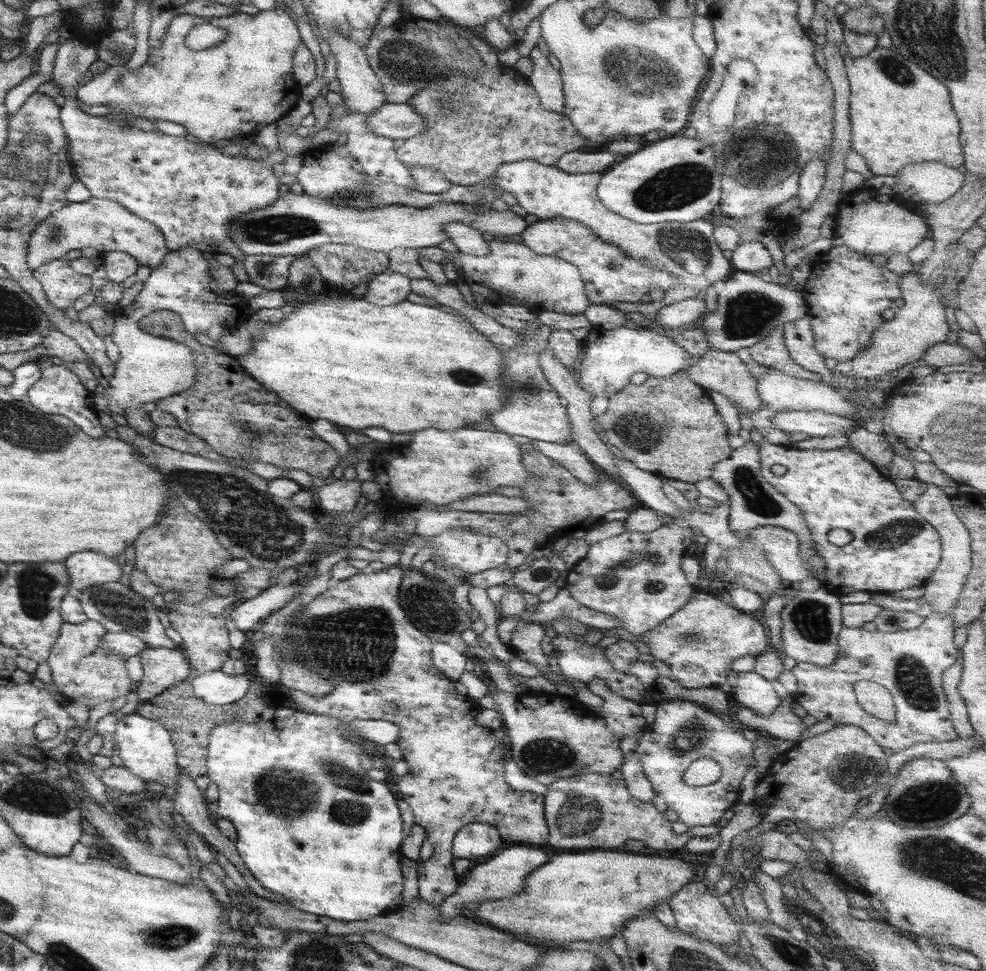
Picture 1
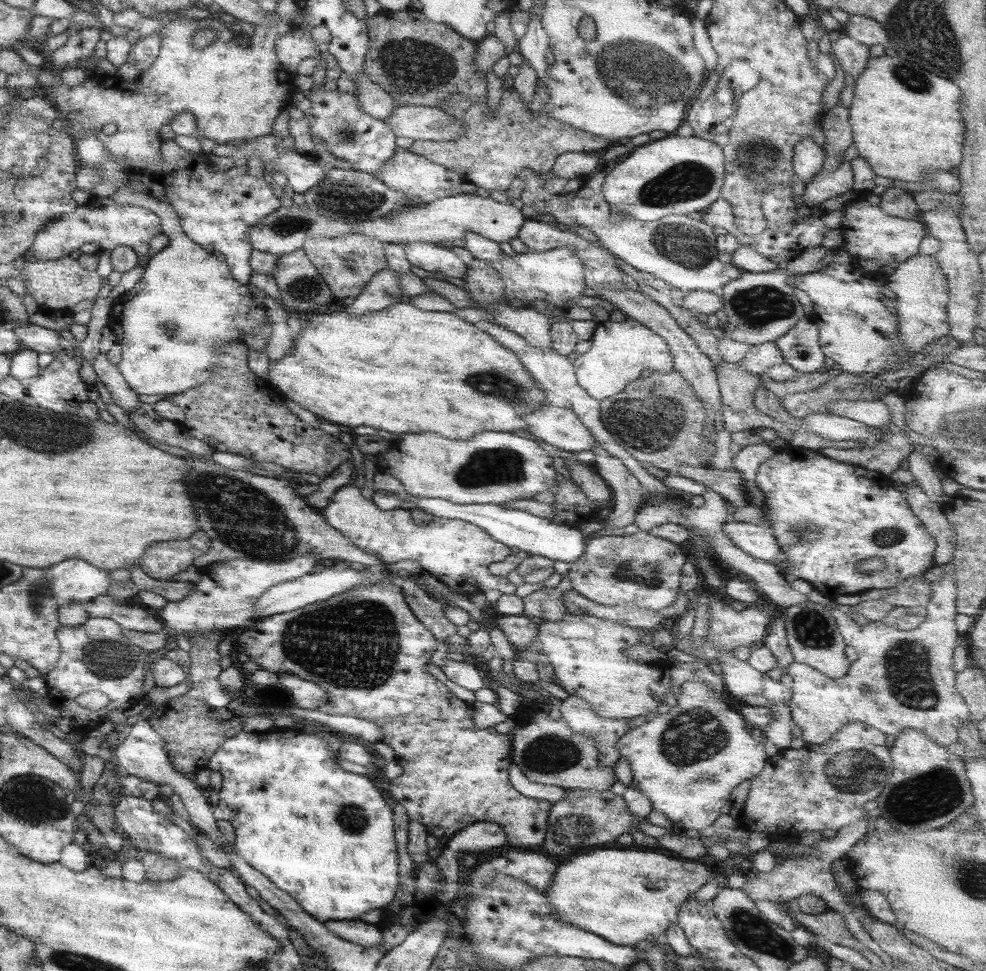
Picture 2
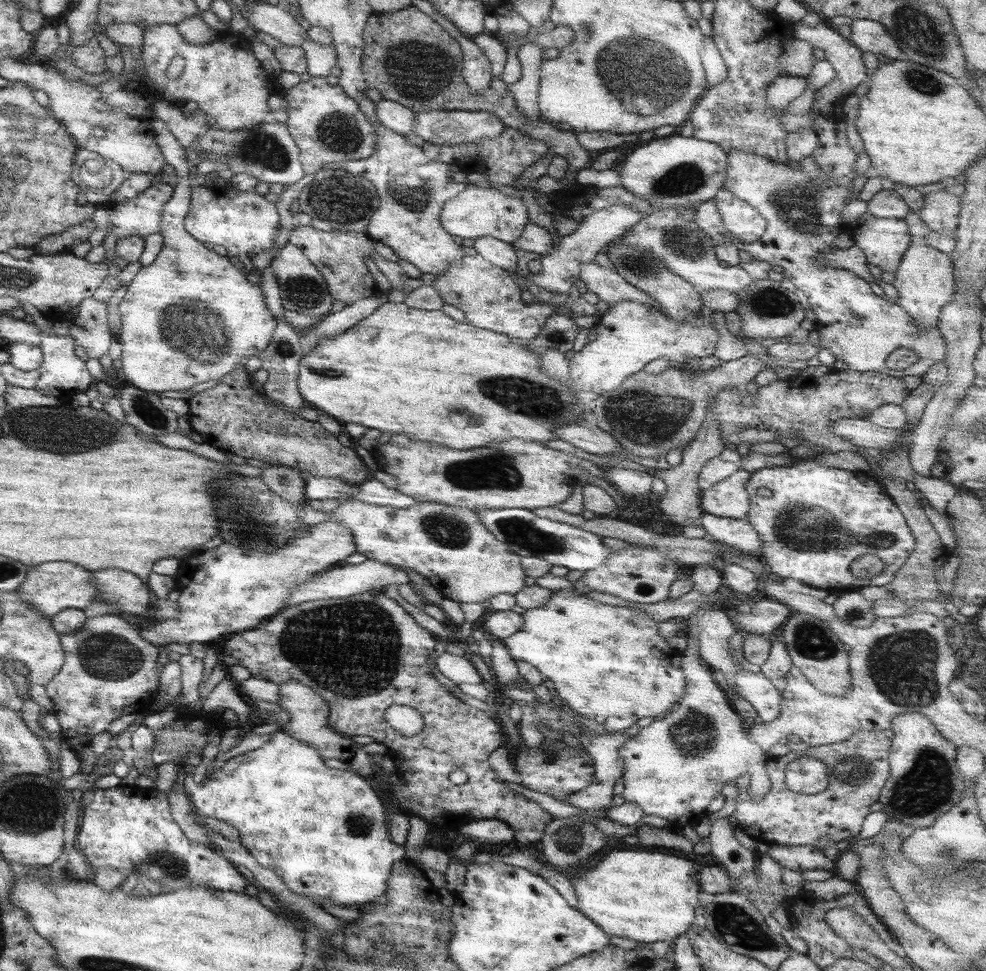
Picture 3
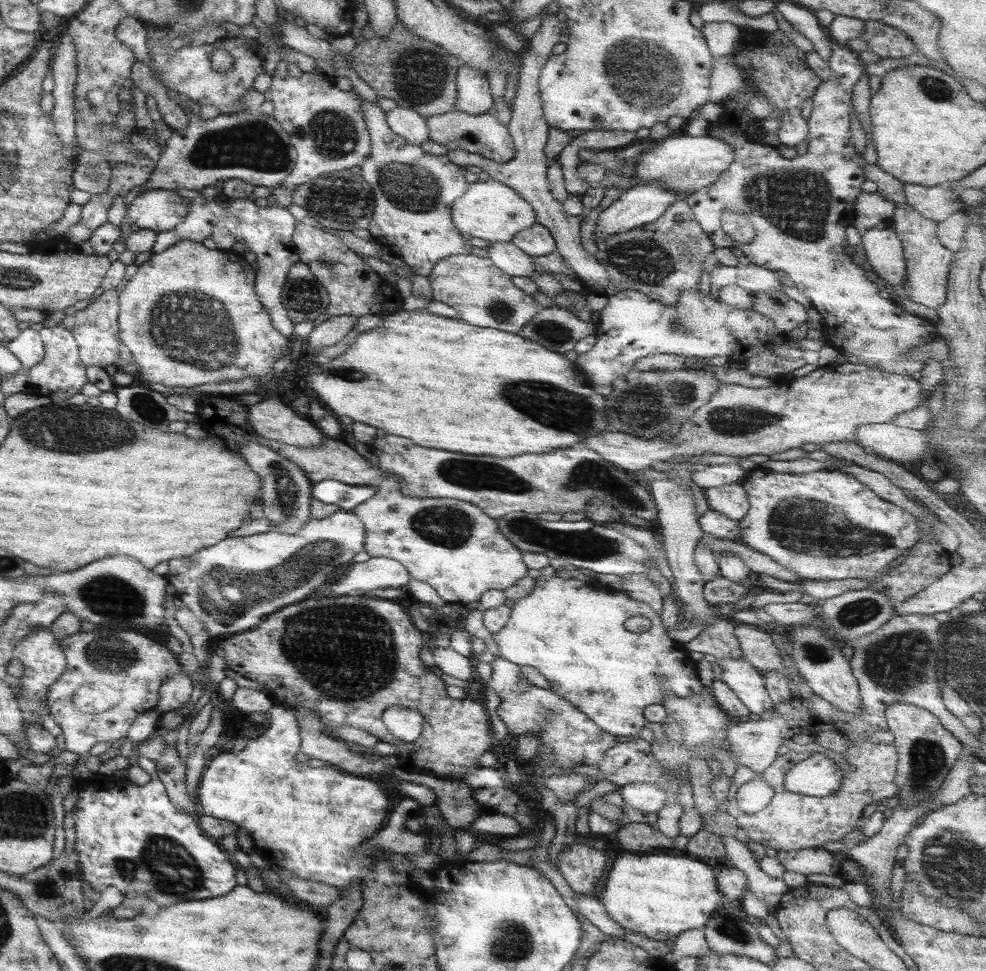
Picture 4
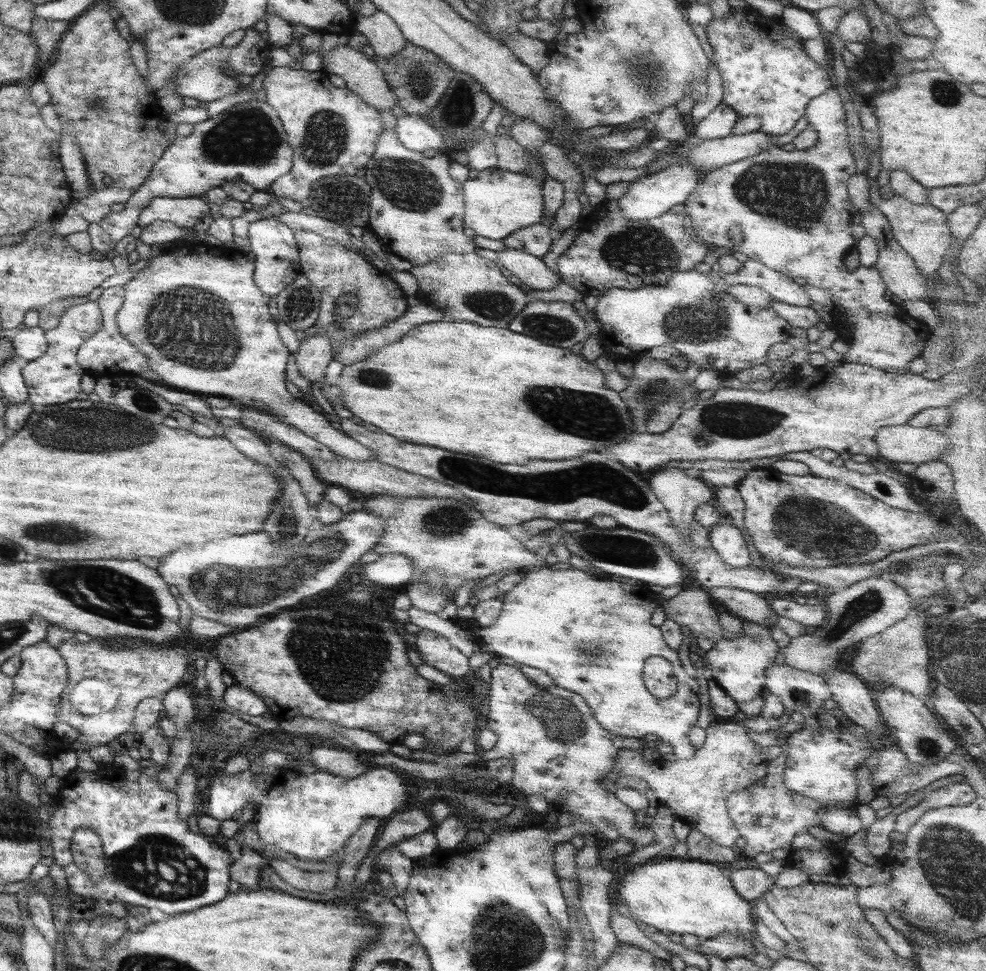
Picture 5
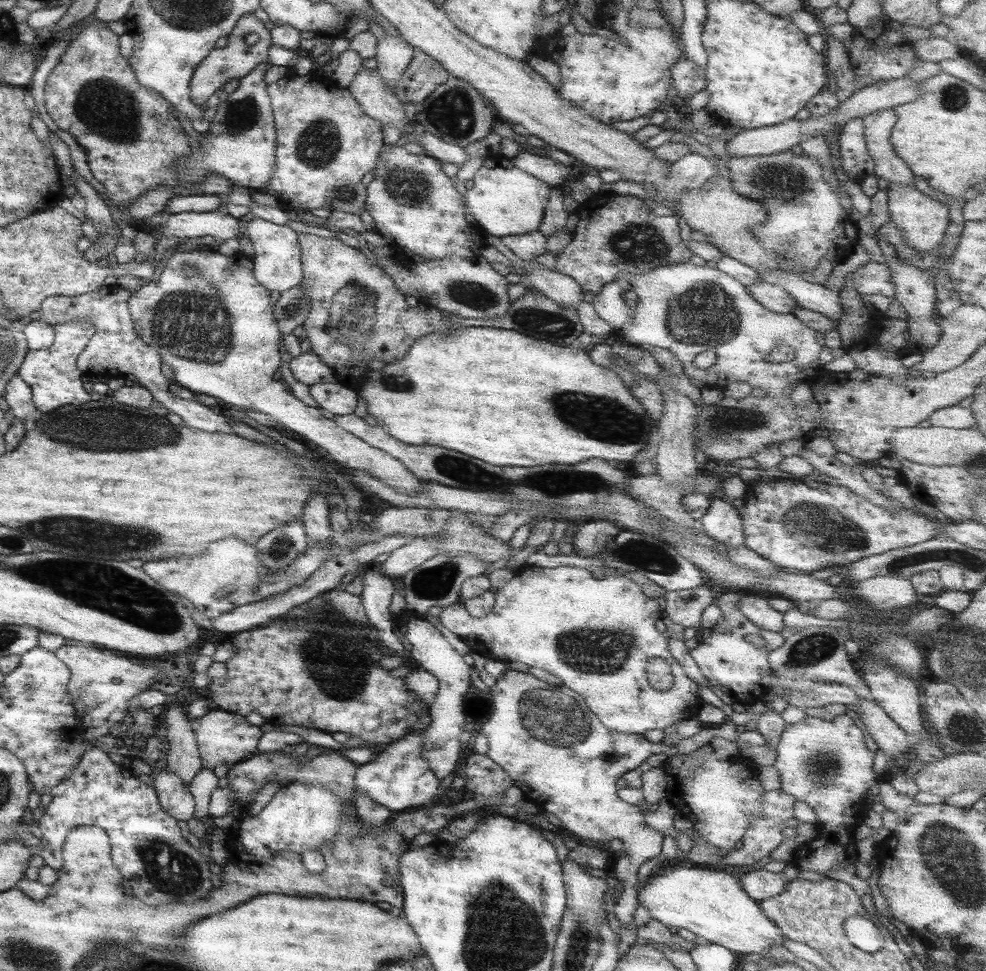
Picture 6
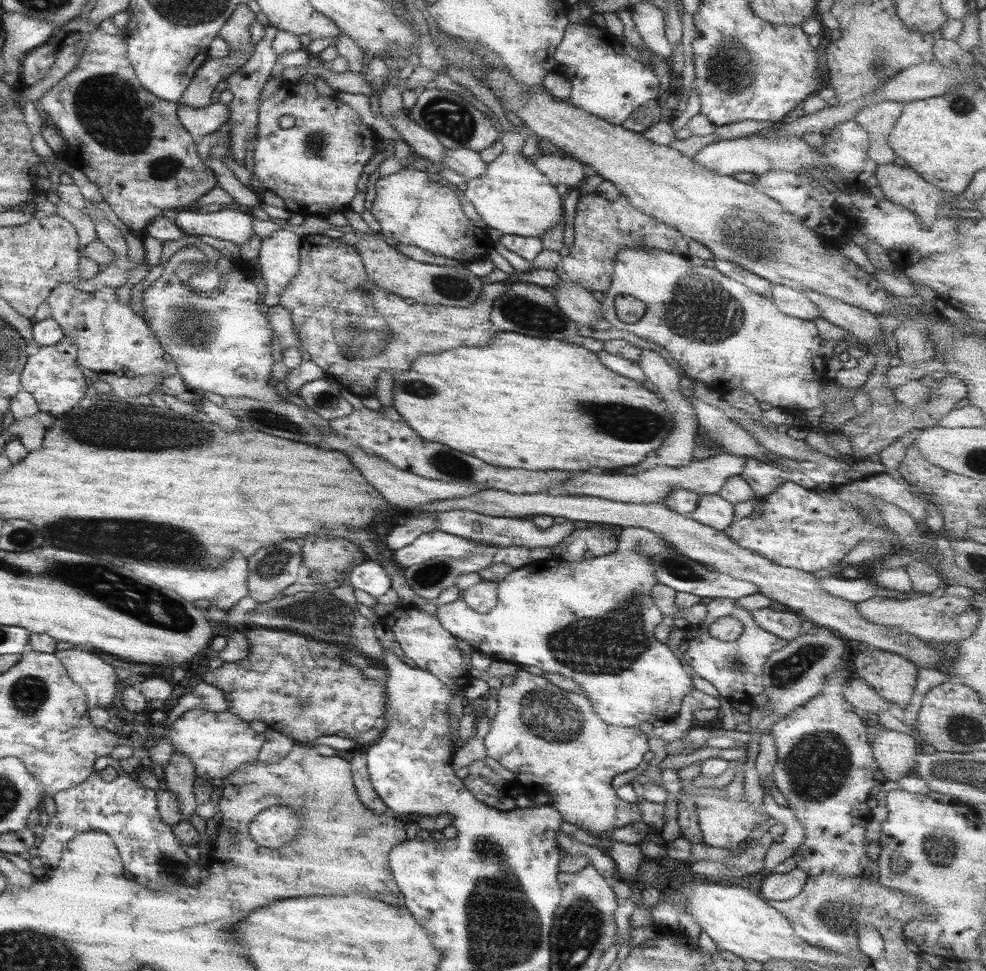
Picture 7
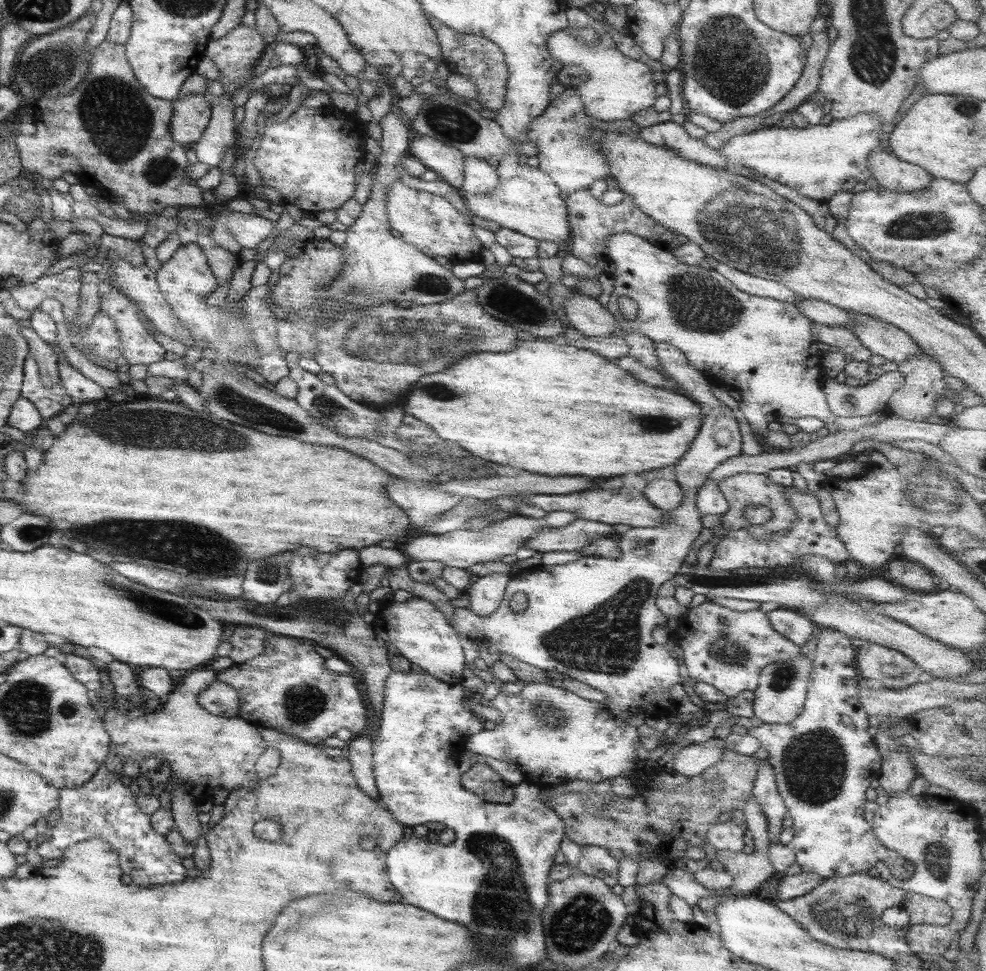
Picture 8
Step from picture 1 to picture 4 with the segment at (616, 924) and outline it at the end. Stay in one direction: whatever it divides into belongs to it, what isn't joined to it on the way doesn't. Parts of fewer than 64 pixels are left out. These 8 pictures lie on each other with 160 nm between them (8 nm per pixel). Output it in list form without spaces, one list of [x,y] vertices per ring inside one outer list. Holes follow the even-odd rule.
[[[625,852],[619,855],[609,871],[607,881],[597,898],[604,906],[611,920],[622,926],[627,932],[641,934],[651,940],[672,939],[693,928],[703,927],[712,914],[722,908],[724,903],[738,902],[748,892],[746,876],[736,868],[723,864],[714,869],[701,860],[670,855],[633,855]]]

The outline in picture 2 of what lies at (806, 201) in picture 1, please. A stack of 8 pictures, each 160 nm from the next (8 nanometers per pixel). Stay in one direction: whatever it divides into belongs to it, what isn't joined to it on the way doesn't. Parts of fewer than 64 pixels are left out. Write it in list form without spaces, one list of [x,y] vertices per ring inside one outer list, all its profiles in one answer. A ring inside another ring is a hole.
[[[803,137],[793,145],[791,155],[792,173],[801,182],[807,182],[821,168],[824,150],[811,137]]]

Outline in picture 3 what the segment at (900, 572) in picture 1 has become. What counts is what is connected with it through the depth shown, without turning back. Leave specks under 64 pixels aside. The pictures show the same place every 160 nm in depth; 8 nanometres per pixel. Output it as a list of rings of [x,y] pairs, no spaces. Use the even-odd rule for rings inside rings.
[[[797,459],[791,466],[760,468],[752,472],[744,488],[749,494],[745,519],[760,540],[758,557],[765,564],[765,570],[778,580],[791,578],[827,591],[883,586],[893,578],[895,571],[899,570],[914,547],[914,536],[903,515],[870,471],[839,470],[819,466],[812,459]],[[863,554],[873,554],[883,562],[879,574],[867,579],[851,575],[849,564]]]

